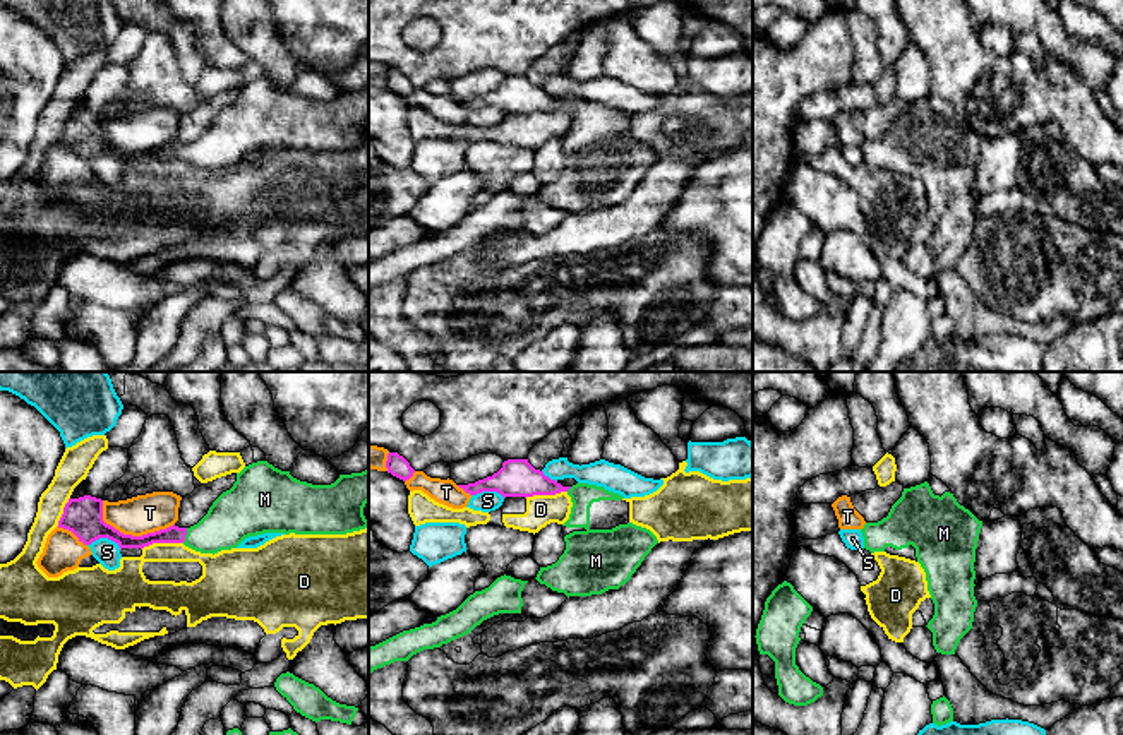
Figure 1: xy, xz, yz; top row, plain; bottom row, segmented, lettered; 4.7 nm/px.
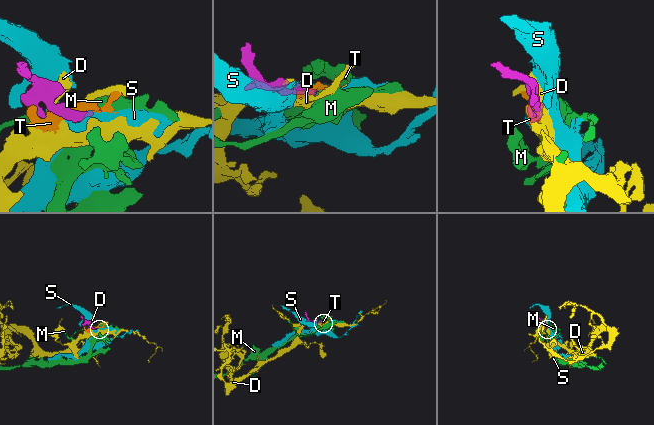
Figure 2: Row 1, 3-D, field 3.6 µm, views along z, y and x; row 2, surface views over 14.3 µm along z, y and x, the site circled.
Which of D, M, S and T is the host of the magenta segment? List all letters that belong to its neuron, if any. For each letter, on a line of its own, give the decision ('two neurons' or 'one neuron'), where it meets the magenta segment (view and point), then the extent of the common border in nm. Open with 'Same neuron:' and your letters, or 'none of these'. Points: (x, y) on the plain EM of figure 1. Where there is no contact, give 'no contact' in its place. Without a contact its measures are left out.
Same neuron: M
D: two neurons | xy (162, 158) | 200 nm
M: one neuron | xy (186, 149) | 80 nm
S: two neurons | xy (105, 153) | 160 nm
T: two neurons | xy (129, 151) | 360 nm

